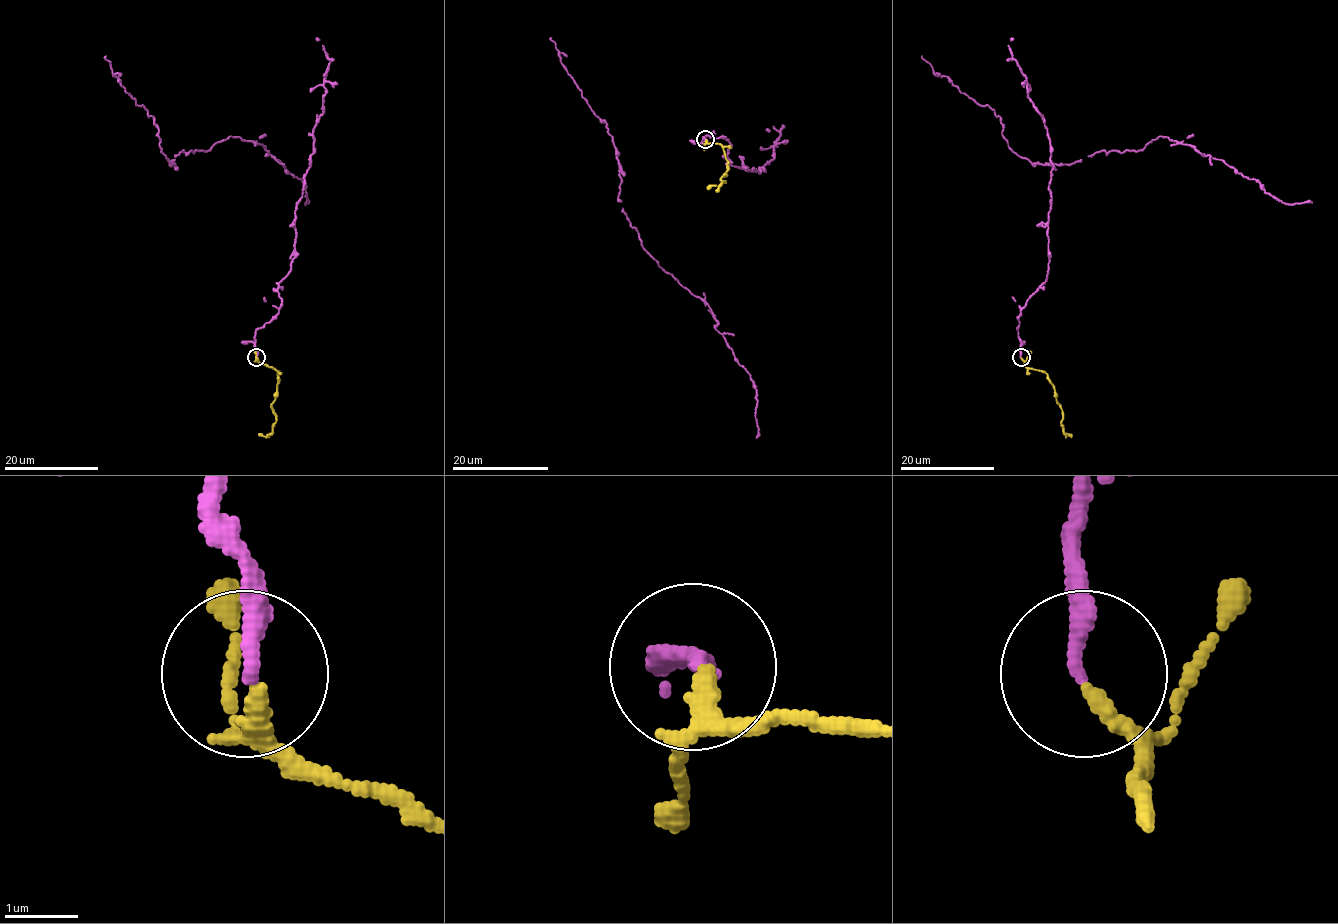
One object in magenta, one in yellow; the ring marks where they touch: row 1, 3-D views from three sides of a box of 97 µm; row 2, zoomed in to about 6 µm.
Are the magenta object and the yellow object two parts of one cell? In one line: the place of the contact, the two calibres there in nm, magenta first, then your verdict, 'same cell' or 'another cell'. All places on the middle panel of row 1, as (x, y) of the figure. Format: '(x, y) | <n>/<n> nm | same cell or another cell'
(705, 139) | 240/180 nm | same cell

